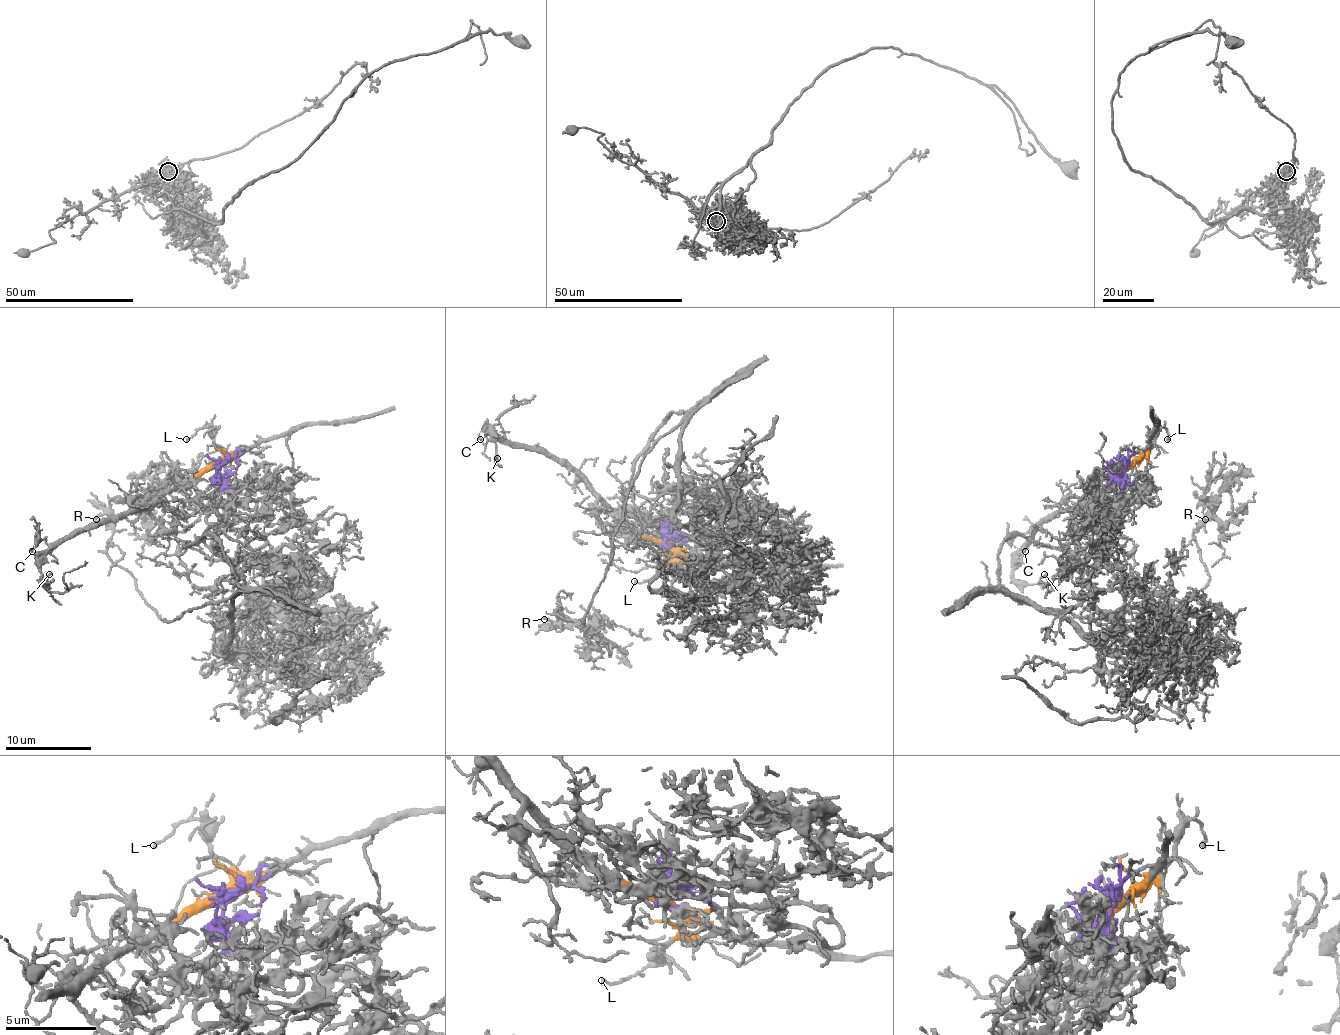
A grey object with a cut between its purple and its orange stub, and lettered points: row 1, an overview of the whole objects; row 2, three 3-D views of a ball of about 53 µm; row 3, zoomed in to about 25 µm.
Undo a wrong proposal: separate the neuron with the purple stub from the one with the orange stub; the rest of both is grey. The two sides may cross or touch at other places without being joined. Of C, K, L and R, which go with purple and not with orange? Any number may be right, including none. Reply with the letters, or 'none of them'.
R

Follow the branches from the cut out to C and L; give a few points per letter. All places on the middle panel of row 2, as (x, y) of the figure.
C: (666, 542), (649, 540), (627, 525), (575, 473), (547, 456), (517, 447), (483, 425), (478, 434), (481, 438)
L: (666, 542), (672, 557), (642, 583), (634, 581)

